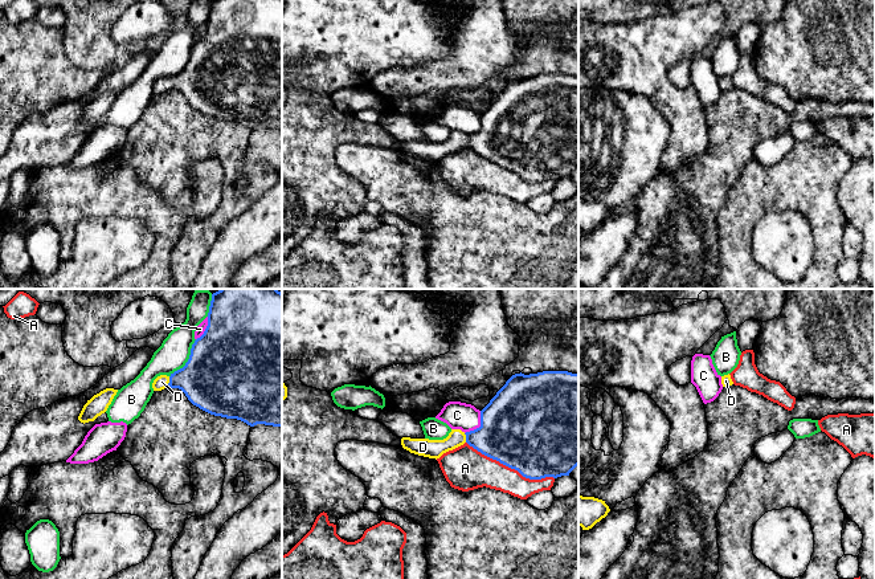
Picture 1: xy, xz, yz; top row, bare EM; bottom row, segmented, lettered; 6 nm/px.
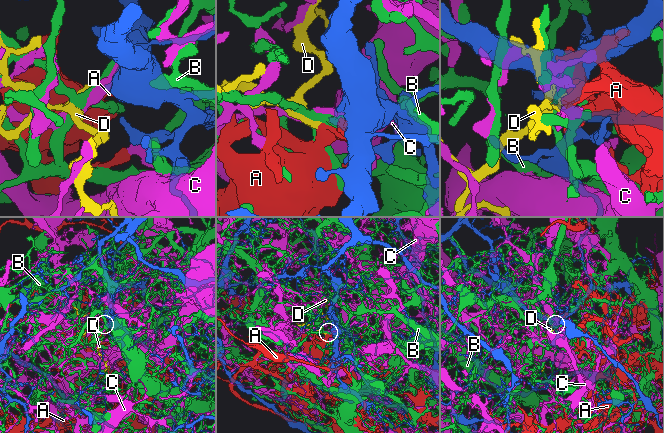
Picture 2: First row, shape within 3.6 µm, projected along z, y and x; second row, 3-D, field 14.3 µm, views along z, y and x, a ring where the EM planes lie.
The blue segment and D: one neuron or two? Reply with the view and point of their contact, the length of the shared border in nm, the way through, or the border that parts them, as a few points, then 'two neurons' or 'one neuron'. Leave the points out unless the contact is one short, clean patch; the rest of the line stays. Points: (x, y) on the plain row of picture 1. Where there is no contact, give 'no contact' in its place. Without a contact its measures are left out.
xy (170, 85) | 70 nm | across xy (211, 82), (178, 82), (170, 85), (162, 85) | one neuron

